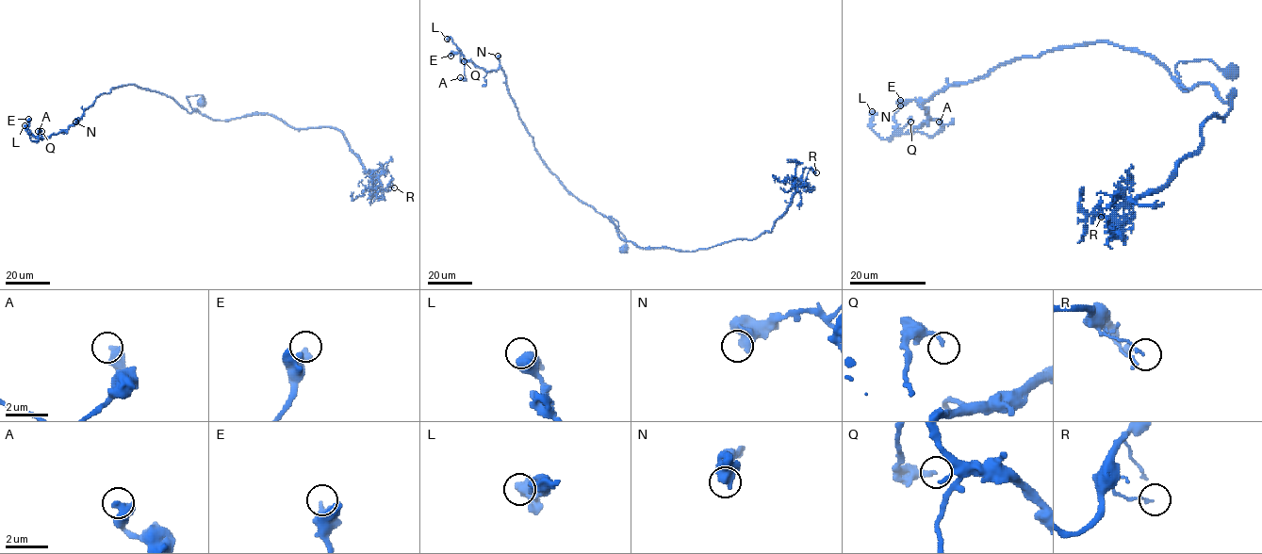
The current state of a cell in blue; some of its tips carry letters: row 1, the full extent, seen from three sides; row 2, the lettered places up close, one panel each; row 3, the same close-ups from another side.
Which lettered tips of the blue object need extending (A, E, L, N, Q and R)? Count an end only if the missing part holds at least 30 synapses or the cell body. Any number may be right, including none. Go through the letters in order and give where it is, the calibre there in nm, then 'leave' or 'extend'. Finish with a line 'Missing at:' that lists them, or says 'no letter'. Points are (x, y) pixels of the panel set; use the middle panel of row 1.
A: (460, 77) | 440 nm | leave
E: (450, 56) | 380 nm | leave
L: (447, 39) | 650 nm | leave
N: (498, 56) | 600 nm | leave
Q: (464, 61) | 180 nm | leave
R: (816, 172) | 120 nm | leave
Missing at: no letter

